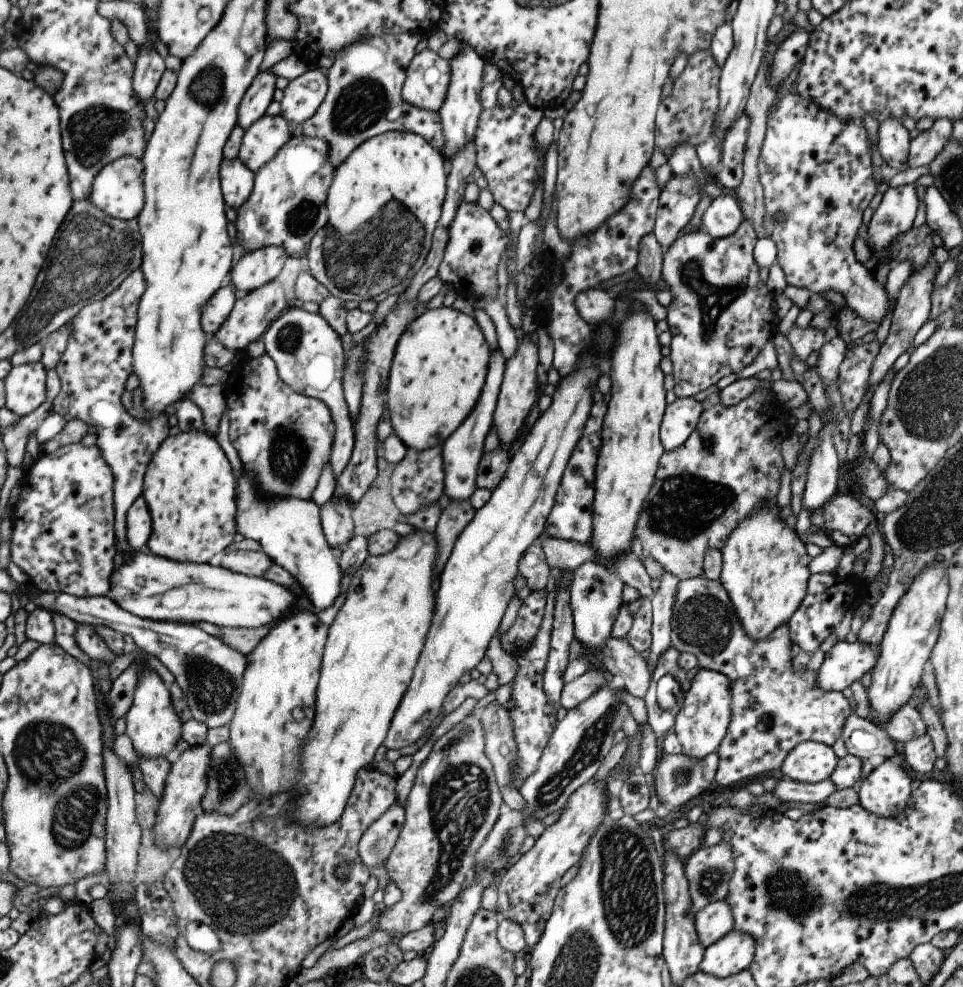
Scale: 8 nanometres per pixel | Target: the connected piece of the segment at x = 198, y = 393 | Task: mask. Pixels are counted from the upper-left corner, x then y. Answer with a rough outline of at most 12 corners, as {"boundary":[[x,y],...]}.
{"boundary":[[200,383],[182,400],[204,413],[208,432],[216,436],[226,406],[223,386]]}

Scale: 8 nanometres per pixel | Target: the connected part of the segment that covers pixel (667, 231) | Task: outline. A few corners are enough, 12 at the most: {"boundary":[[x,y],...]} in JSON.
{"boundary":[[672,175],[659,194],[655,228],[662,255],[699,202],[694,177]]}

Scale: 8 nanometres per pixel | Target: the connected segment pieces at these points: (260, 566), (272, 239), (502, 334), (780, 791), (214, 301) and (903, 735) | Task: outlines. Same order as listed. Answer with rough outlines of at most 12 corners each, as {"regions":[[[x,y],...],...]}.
{"regions":[[[234,551],[221,566],[263,577],[274,564],[264,551]],[[292,136],[236,210],[245,252],[306,254],[326,228],[335,168]],[[478,201],[448,227],[438,276],[480,297],[506,361],[519,341],[498,300],[508,238]],[[831,779],[777,781],[771,792],[784,803],[818,804],[837,790]],[[220,287],[209,298],[200,322],[207,336],[228,318],[237,298]],[[910,702],[885,722],[894,742],[906,744],[927,732]]]}

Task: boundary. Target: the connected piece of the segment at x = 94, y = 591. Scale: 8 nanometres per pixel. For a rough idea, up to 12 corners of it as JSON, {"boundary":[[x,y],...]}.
{"boundary":[[96,445],[40,455],[10,513],[29,585],[106,597],[117,551]]}

